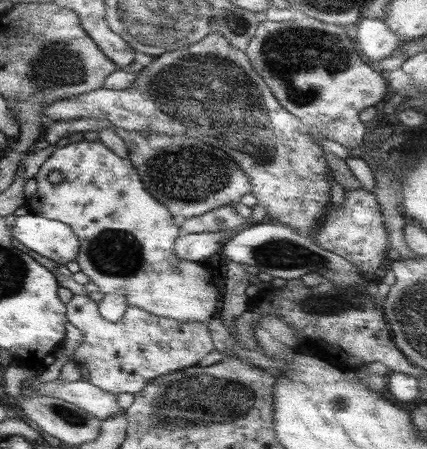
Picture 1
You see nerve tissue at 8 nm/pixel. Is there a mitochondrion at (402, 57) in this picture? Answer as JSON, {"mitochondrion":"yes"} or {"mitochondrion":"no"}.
{"mitochondrion":"no"}

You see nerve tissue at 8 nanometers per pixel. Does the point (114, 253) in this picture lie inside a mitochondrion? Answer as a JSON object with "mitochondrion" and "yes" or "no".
{"mitochondrion":"yes"}

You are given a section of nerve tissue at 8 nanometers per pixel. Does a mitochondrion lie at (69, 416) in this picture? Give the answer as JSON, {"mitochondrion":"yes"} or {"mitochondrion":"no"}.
{"mitochondrion":"yes"}

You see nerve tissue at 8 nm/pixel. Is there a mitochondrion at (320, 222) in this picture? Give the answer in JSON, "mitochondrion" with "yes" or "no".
{"mitochondrion":"no"}

